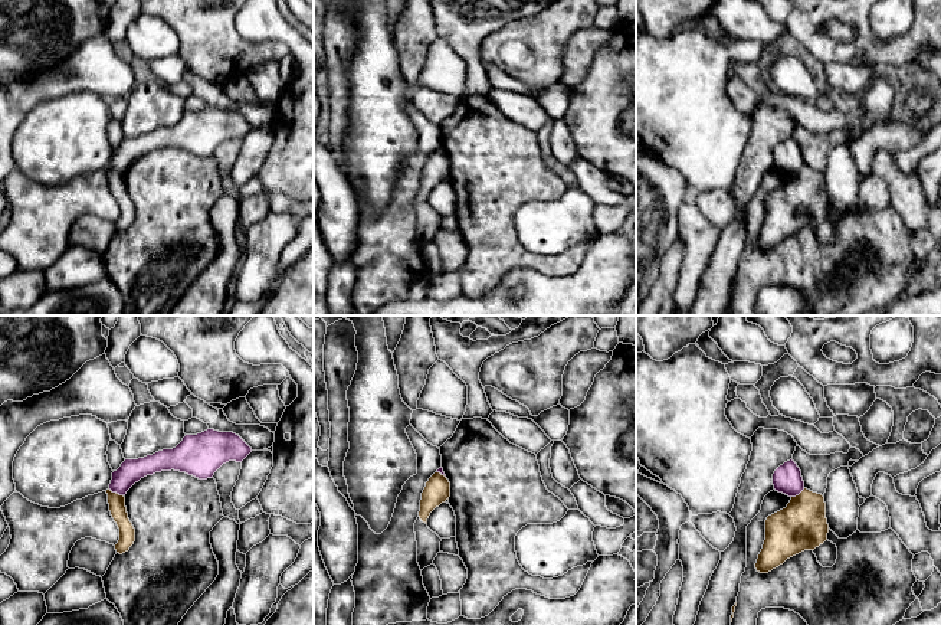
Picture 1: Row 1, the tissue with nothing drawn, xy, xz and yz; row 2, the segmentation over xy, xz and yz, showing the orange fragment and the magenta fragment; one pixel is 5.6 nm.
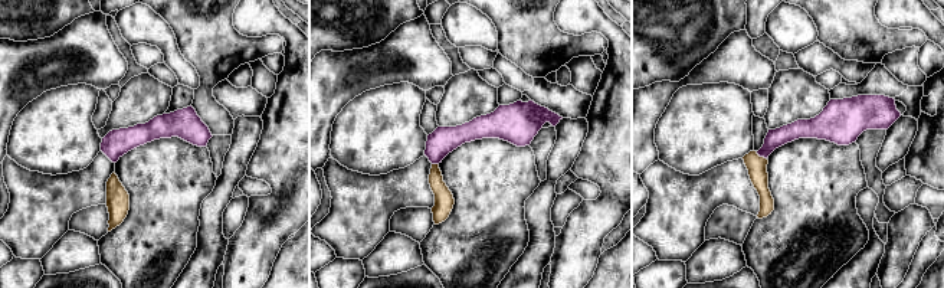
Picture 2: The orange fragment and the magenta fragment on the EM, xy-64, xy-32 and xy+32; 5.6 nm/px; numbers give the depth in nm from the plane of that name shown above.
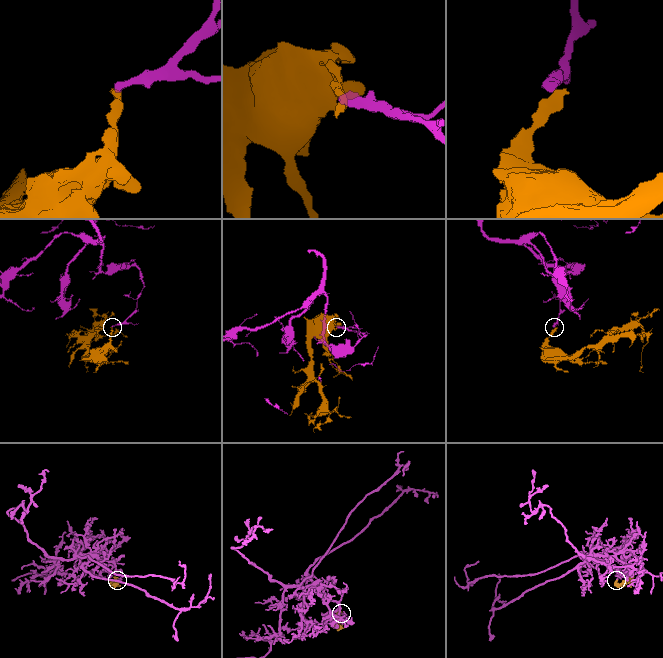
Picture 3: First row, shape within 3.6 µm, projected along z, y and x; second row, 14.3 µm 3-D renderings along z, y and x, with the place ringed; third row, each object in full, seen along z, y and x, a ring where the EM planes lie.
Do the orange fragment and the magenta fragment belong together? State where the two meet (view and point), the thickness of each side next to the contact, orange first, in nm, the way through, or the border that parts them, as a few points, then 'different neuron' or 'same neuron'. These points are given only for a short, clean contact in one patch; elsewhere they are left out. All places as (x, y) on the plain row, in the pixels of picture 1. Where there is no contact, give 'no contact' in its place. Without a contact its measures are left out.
meets orange in xy at (115, 170); 100 nm thick on the orange side, 140 nm on the other; border along xy (108, 166), (123, 173); different neuron

